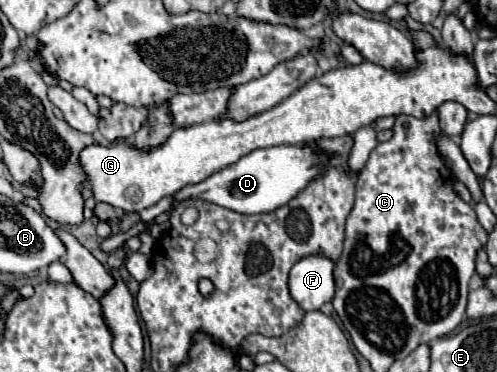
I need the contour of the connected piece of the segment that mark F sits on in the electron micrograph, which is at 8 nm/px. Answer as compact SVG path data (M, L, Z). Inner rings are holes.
M311 254L293 264L289 272L291 298L305 310L319 310L325 302L331 302L335 294L333 260L321 254Z

